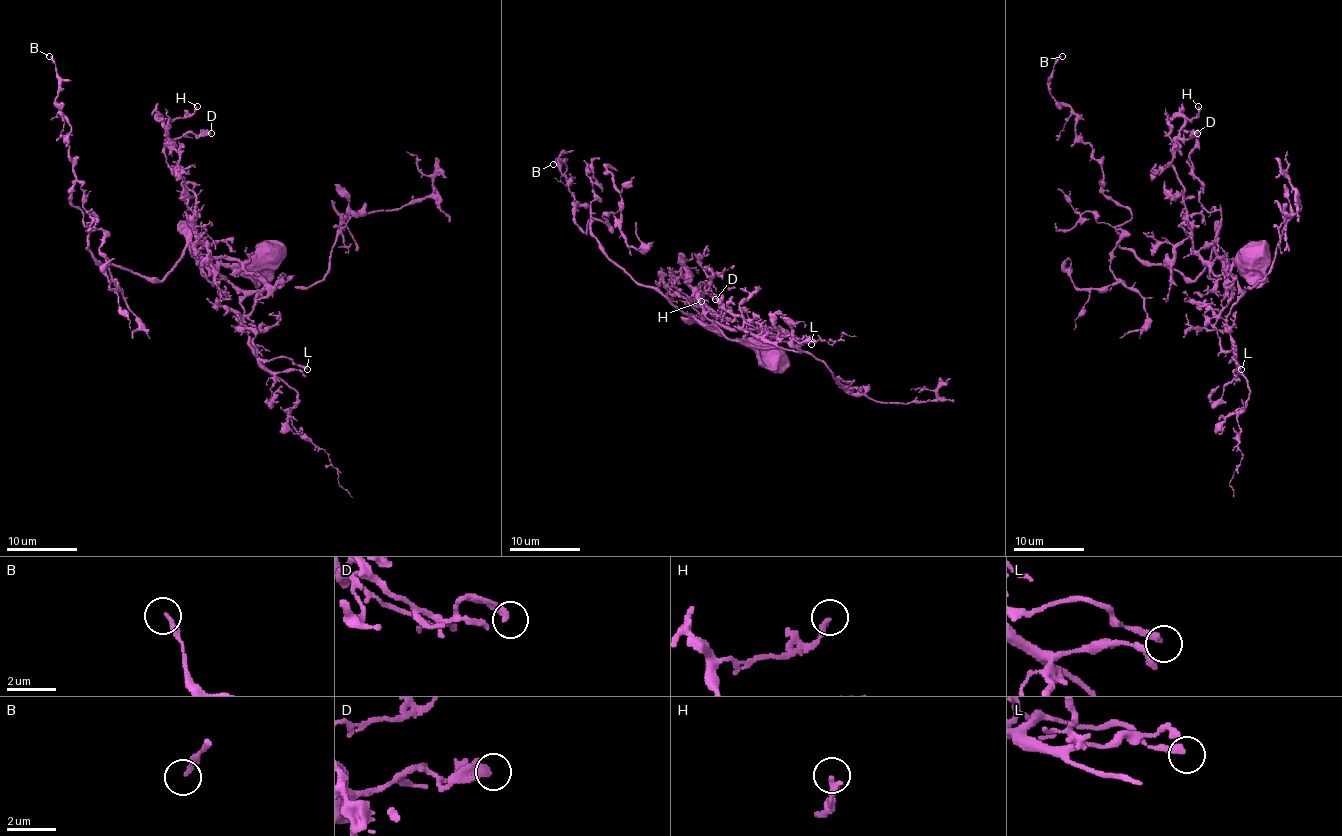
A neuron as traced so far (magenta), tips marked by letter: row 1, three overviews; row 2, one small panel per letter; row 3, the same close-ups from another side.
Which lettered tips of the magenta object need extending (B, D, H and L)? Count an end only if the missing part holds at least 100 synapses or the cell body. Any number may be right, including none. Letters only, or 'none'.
none

